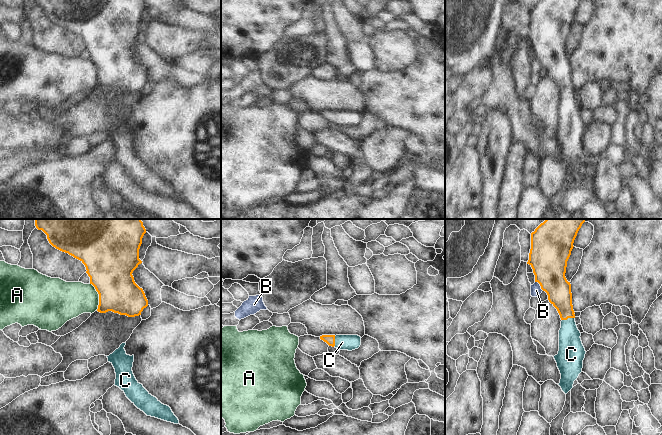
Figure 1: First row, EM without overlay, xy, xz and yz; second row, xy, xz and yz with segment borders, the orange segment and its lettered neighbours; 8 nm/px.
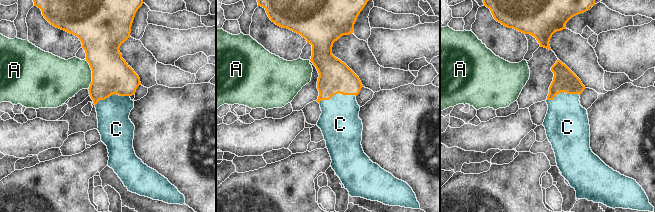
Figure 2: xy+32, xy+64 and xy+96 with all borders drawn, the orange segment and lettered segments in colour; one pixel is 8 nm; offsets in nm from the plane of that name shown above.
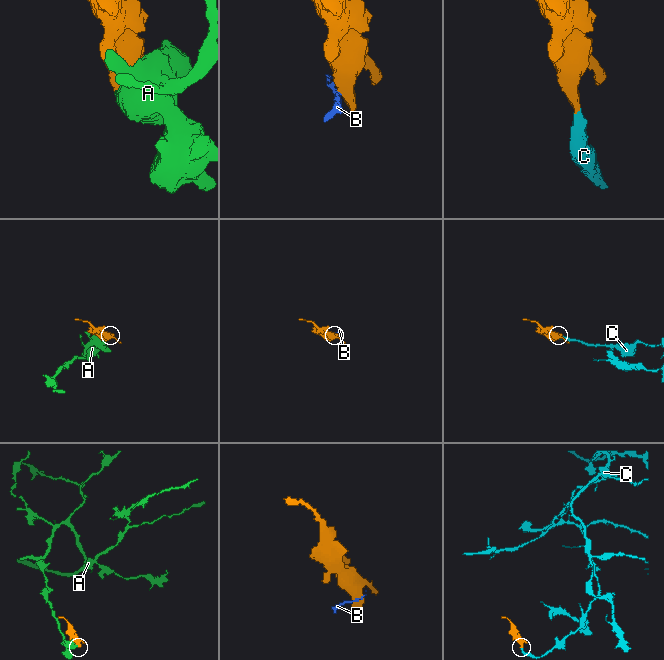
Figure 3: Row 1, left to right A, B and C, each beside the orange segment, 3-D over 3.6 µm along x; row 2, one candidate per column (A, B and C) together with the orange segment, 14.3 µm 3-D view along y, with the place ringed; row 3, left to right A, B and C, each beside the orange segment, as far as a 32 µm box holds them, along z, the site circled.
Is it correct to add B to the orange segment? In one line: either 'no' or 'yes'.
no

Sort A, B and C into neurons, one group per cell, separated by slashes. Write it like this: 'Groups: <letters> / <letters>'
Groups: A / B / C

